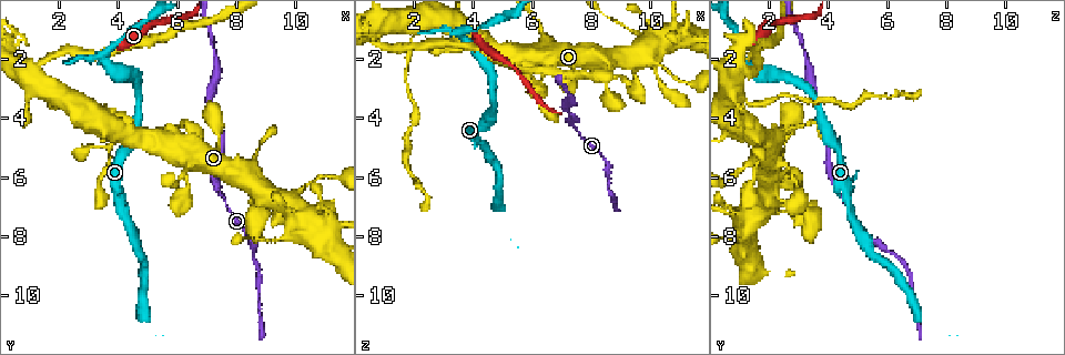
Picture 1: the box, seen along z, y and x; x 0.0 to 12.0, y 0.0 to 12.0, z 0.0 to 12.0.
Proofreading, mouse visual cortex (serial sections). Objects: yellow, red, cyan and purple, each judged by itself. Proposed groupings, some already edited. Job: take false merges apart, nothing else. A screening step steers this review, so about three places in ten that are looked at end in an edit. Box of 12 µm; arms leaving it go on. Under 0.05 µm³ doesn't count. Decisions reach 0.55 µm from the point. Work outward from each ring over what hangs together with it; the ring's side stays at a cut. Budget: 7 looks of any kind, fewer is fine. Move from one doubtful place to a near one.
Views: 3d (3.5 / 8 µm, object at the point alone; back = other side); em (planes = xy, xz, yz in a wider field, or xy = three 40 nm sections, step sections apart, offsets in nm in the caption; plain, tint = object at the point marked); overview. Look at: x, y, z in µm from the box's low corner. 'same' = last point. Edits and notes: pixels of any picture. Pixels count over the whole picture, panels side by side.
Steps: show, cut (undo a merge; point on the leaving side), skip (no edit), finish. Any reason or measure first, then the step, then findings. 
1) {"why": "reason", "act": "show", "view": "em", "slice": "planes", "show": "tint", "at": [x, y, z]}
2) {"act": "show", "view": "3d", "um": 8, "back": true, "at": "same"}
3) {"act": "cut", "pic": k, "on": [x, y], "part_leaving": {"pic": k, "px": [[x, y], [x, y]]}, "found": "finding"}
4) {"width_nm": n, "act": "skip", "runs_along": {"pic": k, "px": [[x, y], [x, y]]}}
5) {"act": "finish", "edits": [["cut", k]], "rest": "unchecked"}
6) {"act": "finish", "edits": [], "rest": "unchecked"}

{"why": "sharp bend", "act": "show", "view": "3d", "um": 8, "at": [3.6, 1.8, 1.2]}

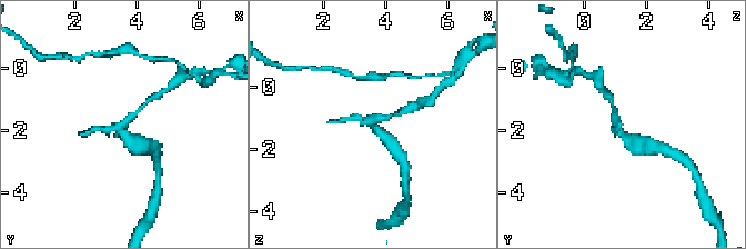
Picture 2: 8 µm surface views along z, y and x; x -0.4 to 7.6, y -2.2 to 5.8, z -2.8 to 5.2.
{"why": "zoom in", "act": "show", "view": "3d", "um": 3.5, "at": [3.6, 1.8, 1.1]}

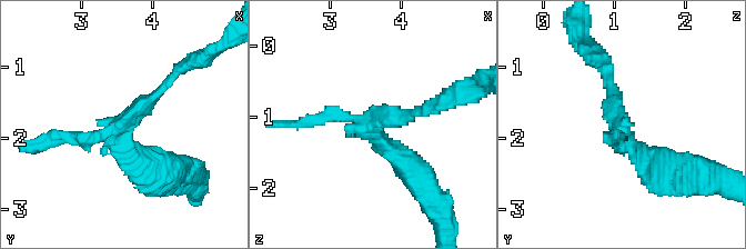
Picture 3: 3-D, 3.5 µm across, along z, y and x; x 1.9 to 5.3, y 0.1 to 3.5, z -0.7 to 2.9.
{"act": "show", "view": "em", "slice": "xy", "step": 1, "show": "tint", "at": [3.55, 1.80, 1.15]}

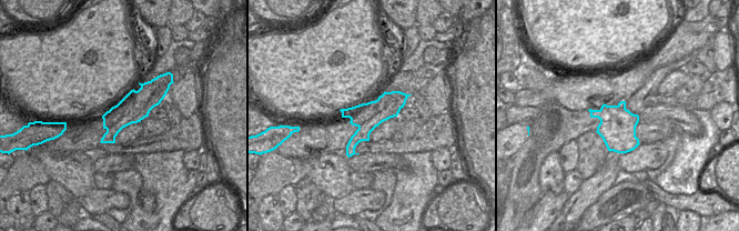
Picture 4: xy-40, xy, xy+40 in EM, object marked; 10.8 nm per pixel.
{"act": "cut", "pic": 3, "on": [138, 106], "found": "two cells meet here"}

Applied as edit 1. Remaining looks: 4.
{"act": "show", "view": "3d", "um": 3.5, "at": [1.8, 3.3, 0.9]}

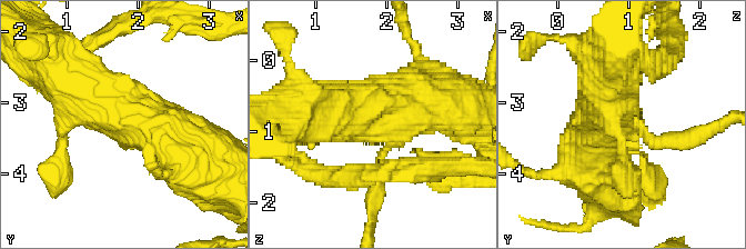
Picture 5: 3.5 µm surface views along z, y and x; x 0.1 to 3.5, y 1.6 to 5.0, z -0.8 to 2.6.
{"why": "need the tissue", "act": "show", "view": "em", "slice": "xy", "step": 5, "show": "tint", "at": [1.90, 3.30, 0.95]}

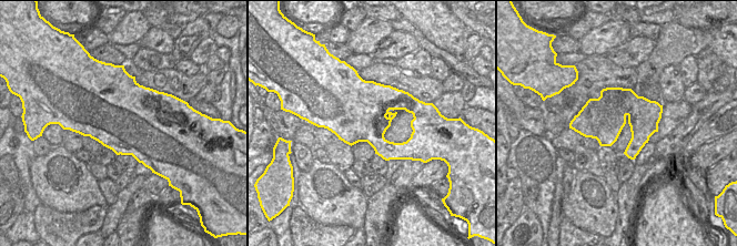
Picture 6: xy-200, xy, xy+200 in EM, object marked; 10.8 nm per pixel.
{"width_nm": 700, "act": "cut", "pic": 5, "on": [682, 141], "part_leaving": {"pic": 5, "px": [[649, 137], [689, 140], [729, 120]]}, "found": "a second cell is stuck on"}

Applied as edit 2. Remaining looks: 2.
{"act": "finish", "edits": [["cut", 3], ["cut", 5]], "rest": "unchecked"}

